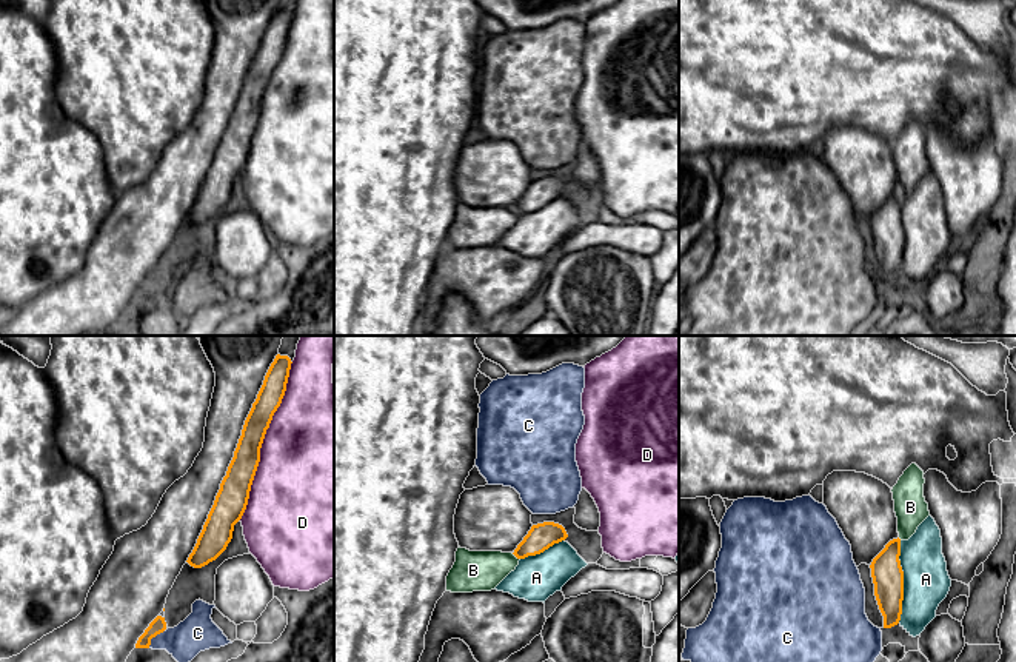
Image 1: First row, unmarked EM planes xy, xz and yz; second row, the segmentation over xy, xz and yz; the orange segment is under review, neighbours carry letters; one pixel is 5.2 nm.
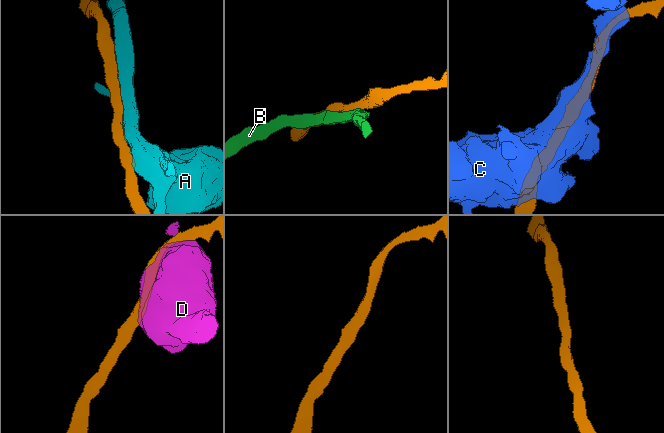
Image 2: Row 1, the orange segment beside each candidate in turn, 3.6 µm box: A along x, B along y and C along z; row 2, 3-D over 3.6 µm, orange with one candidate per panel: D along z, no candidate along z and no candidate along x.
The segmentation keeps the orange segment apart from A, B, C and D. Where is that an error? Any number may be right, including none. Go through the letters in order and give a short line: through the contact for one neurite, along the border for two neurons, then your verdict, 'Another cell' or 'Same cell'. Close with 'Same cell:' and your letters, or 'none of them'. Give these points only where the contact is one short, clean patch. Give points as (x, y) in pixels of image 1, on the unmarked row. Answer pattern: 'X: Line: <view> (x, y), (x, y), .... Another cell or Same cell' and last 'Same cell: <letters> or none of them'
A: Another cell
B: Line: xz (511, 208), (519, 214). Another cell
C: Line: xy (163, 285), (151, 294), (148, 302). Another cell
D: Another cell
Same cell: none of them

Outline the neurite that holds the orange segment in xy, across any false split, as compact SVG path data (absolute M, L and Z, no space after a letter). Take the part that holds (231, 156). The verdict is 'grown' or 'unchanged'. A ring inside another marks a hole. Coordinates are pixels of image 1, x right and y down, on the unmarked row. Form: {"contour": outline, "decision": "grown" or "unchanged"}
{"contour": "M277 9L265 31L214 160L186 216L194 223L216 216L232 194L234 180L242 174L248 160L266 85L285 51L291 18L288 11Z", "decision": "unchanged"}

